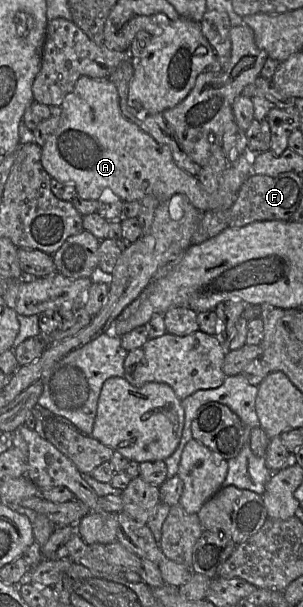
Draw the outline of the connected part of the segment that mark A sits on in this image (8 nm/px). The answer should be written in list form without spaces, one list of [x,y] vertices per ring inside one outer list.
[[[81,76],[73,91],[64,97],[60,108],[59,125],[41,147],[41,162],[51,178],[74,186],[77,196],[84,200],[140,202],[145,196],[152,195],[159,202],[163,202],[175,194],[182,194],[201,212],[227,210],[231,209],[234,204],[242,184],[254,174],[252,165],[253,155],[256,153],[246,150],[246,153],[240,155],[235,162],[228,164],[217,191],[212,194],[207,193],[197,177],[185,172],[175,164],[167,145],[158,143],[152,136],[123,116],[117,89],[107,78]]]

